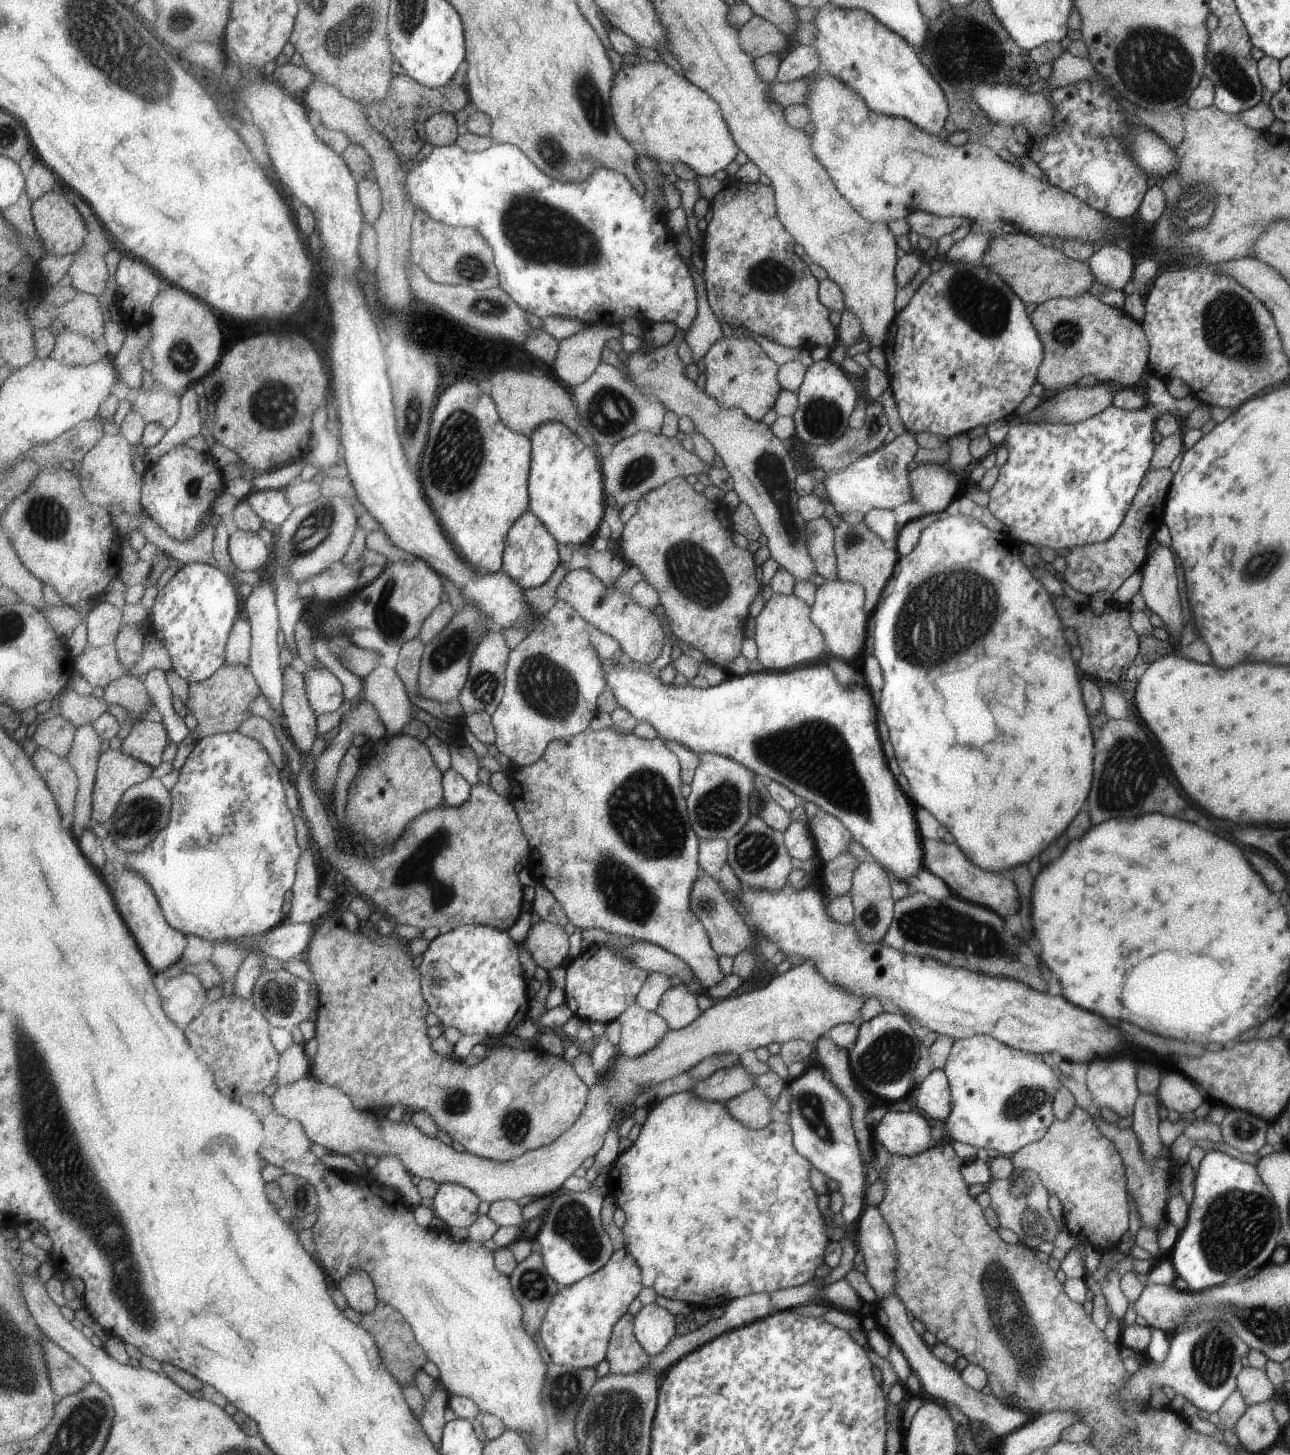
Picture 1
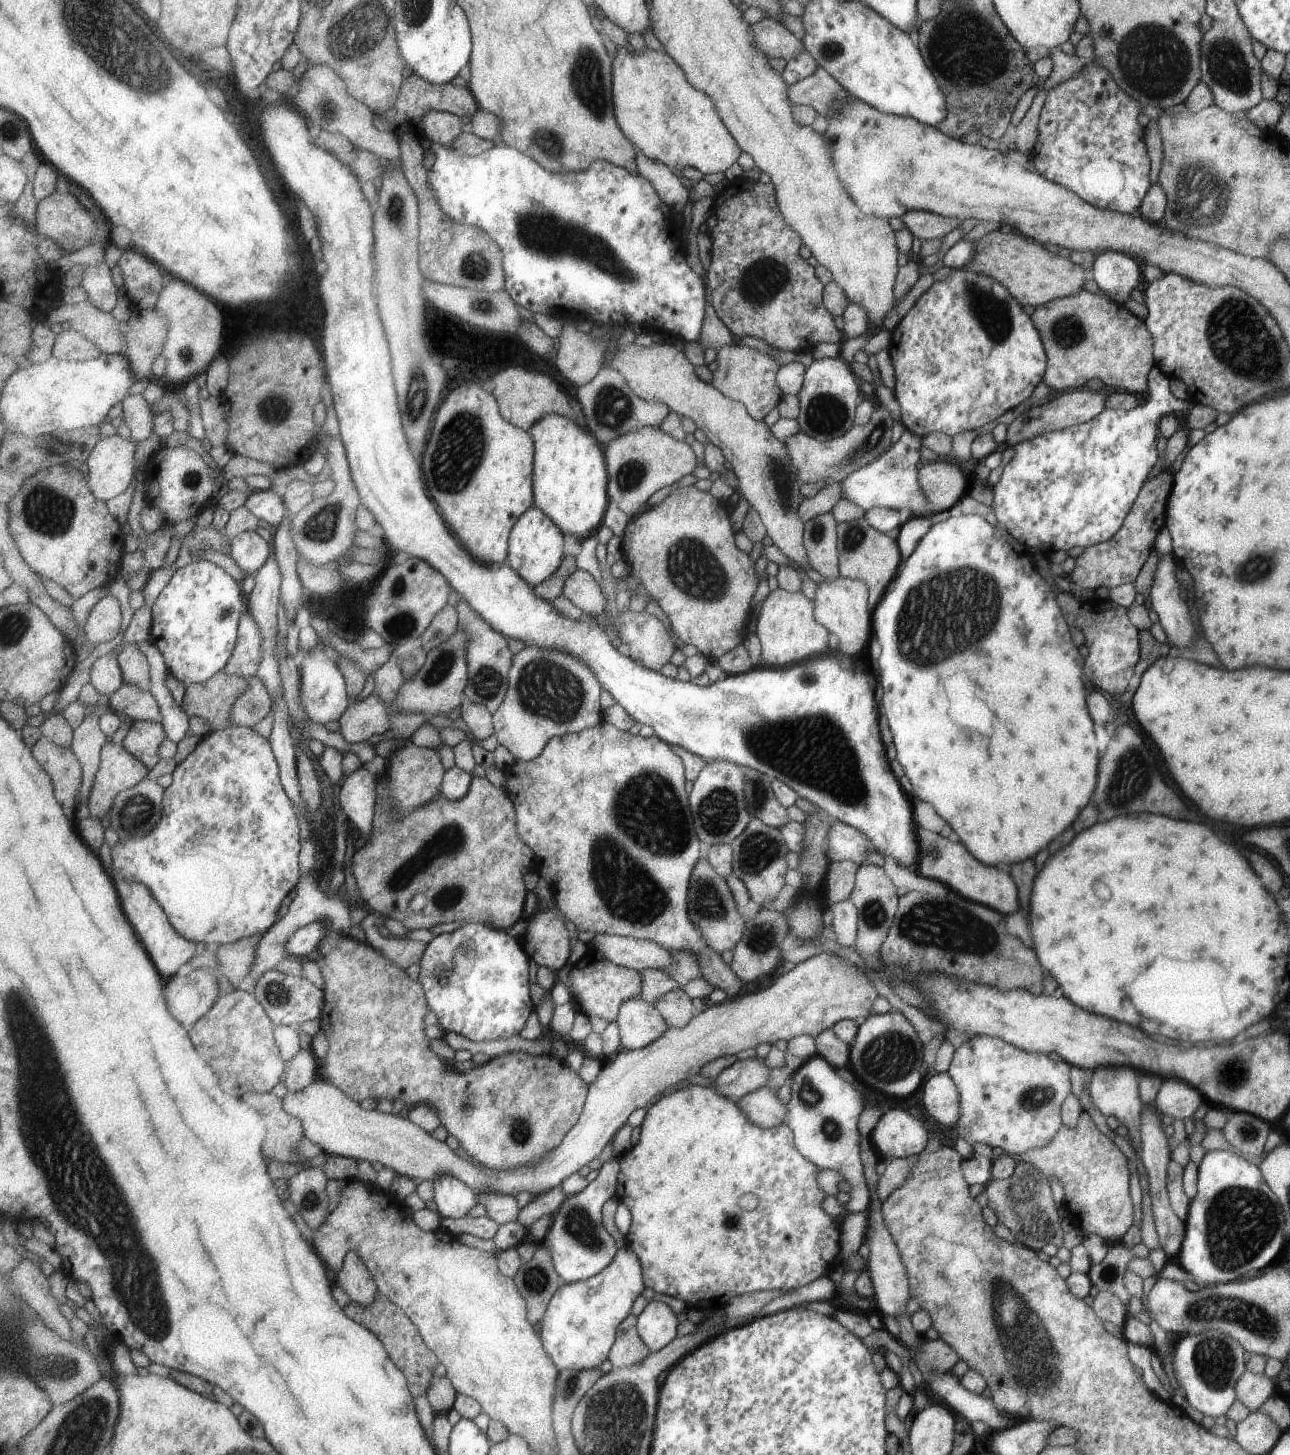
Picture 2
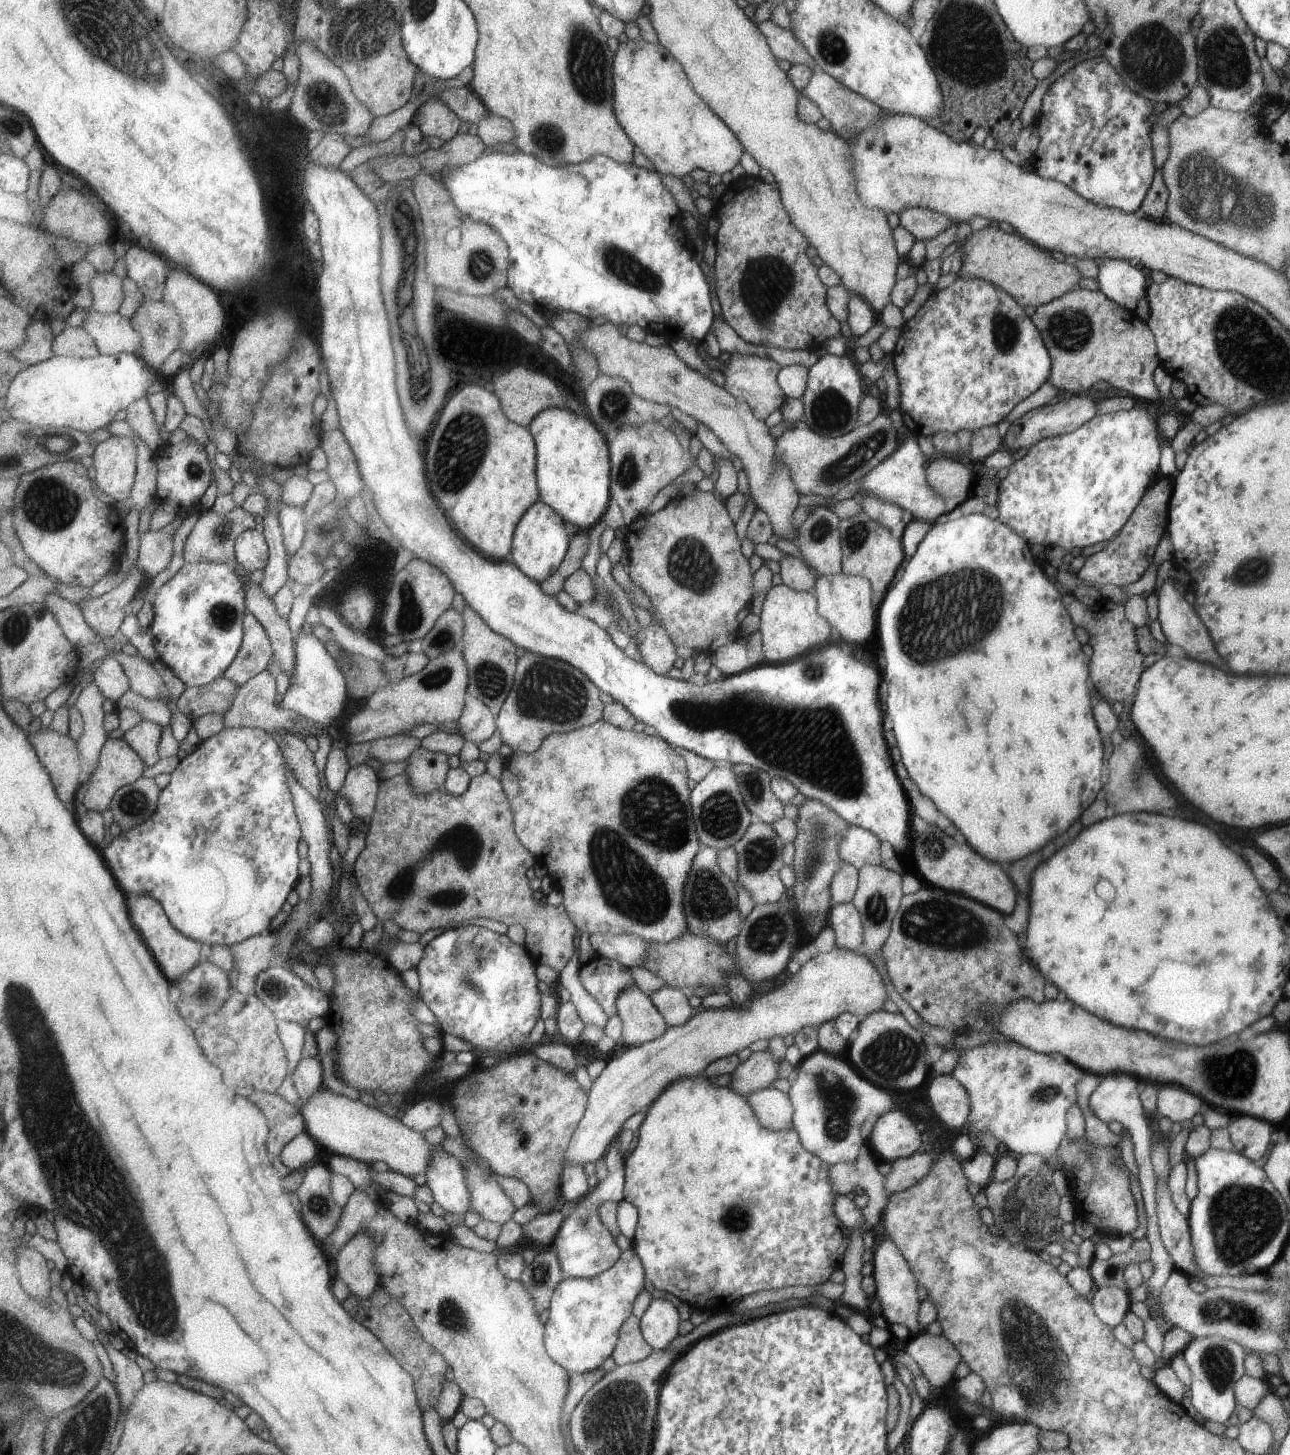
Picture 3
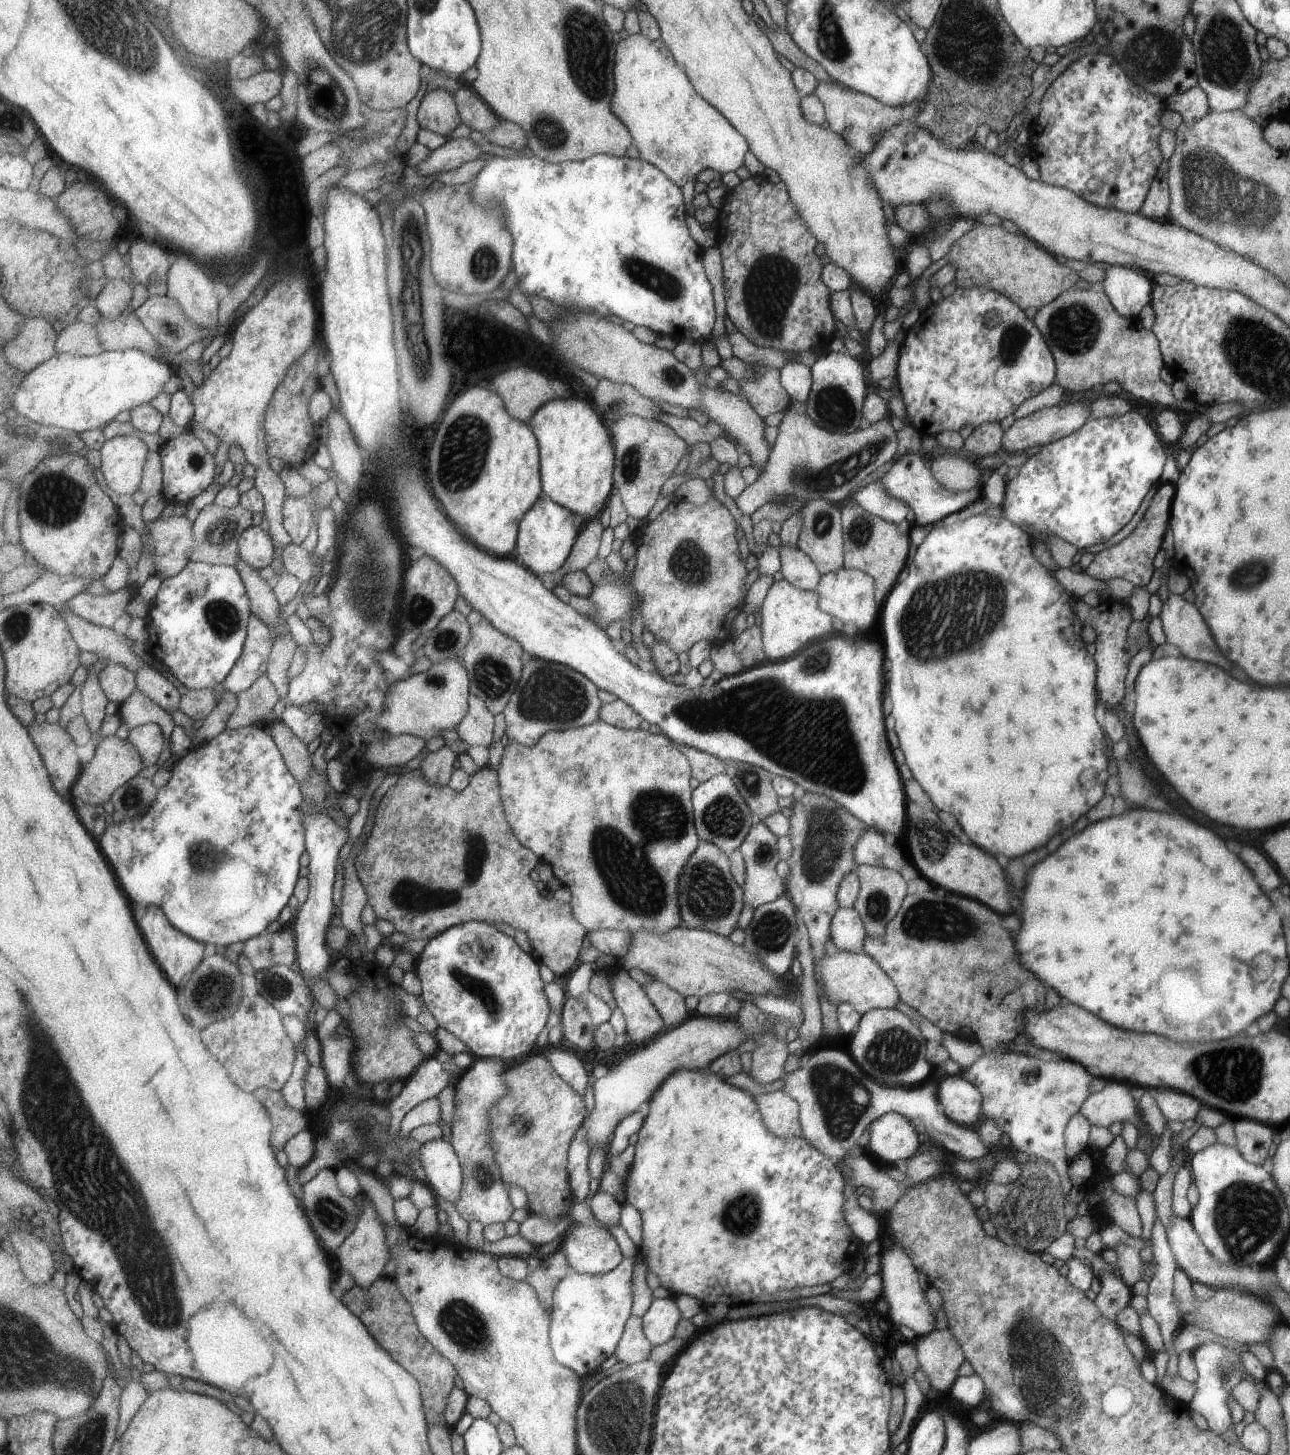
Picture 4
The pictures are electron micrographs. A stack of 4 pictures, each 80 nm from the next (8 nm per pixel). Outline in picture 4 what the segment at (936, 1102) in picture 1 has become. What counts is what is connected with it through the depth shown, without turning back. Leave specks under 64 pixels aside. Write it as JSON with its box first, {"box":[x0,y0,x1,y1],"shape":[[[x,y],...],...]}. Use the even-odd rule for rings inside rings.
{"box":[937,1074,982,1124],"shape":[[[958,1074],[947,1075],[939,1081],[937,1098],[944,1114],[957,1124],[973,1124],[982,1110],[982,1094],[973,1083]]]}

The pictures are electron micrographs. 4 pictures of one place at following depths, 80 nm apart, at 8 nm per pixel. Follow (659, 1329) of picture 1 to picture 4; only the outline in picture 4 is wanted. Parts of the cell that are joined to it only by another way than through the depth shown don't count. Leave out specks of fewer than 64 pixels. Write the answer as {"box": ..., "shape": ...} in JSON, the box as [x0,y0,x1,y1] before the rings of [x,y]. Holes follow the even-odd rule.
{"box":[644,1299,681,1345],"shape":[[[655,1299],[644,1316],[644,1331],[654,1345],[665,1344],[675,1336],[677,1324],[681,1322],[681,1310],[675,1299]]]}

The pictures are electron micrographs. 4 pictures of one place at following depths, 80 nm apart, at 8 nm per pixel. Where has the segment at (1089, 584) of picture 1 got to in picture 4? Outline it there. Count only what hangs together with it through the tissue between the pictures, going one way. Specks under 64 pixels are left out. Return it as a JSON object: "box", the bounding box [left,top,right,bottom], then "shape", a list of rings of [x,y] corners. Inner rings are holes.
{"box":[1083,483,1175,587],"shape":[[[1163,483],[1158,486],[1136,527],[1119,542],[1107,547],[1105,550],[1094,553],[1093,561],[1083,570],[1083,573],[1103,582],[1113,577],[1119,577],[1128,580],[1135,587],[1145,587],[1151,572],[1153,572],[1151,560],[1153,560],[1155,552],[1161,546],[1163,532],[1167,530],[1167,520],[1170,520],[1169,506],[1172,506],[1173,498],[1175,498],[1174,490],[1174,483]]]}

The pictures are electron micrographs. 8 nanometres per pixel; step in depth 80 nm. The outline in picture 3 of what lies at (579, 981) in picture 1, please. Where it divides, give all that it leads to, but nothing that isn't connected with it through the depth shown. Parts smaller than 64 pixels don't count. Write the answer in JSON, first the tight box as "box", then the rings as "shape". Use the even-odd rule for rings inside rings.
{"box":[578,954,637,1017],"shape":[[[598,954],[581,965],[578,973],[583,988],[608,1017],[618,1014],[617,1002],[621,994],[629,990],[629,986],[637,985],[630,967]]]}

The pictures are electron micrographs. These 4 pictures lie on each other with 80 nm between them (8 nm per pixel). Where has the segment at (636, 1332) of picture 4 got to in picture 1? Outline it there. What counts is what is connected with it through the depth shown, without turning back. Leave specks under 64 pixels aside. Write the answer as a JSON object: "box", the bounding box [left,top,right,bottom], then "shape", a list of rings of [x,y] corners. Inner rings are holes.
{"box":[607,1313,651,1374],"shape":[[[628,1313],[615,1326],[607,1359],[612,1374],[633,1374],[651,1368],[651,1357],[635,1336],[634,1321],[635,1315]]]}

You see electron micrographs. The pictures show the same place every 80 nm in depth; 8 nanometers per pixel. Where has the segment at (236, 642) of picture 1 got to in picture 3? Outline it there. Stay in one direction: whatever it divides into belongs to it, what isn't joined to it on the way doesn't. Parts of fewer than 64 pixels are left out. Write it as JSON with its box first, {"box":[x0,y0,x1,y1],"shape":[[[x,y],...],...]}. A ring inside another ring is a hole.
{"box":[223,611,274,686],"shape":[[[249,611],[244,619],[244,642],[237,654],[236,661],[223,674],[240,686],[267,671],[274,657],[269,634],[263,624]]]}

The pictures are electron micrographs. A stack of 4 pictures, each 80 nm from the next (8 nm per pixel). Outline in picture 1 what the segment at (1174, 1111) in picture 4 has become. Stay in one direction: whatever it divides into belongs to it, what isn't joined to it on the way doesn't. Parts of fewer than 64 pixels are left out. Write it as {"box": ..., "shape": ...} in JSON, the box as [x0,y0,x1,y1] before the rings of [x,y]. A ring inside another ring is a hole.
{"box":[1156,1069,1203,1115],"shape":[[[1168,1069],[1167,1074],[1160,1079],[1156,1096],[1160,1107],[1174,1110],[1179,1115],[1191,1112],[1203,1103],[1203,1096],[1193,1086],[1193,1081],[1174,1069]]]}

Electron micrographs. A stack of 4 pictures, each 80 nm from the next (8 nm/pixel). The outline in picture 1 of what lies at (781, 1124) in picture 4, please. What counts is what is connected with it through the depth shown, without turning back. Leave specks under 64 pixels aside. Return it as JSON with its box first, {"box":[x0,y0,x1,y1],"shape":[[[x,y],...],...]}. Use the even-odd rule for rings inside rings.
{"box":[724,1087,773,1129],"shape":[[[759,1087],[751,1088],[724,1104],[733,1114],[733,1118],[737,1118],[745,1127],[761,1129],[772,1122],[769,1111],[773,1105],[769,1102],[769,1096]]]}

